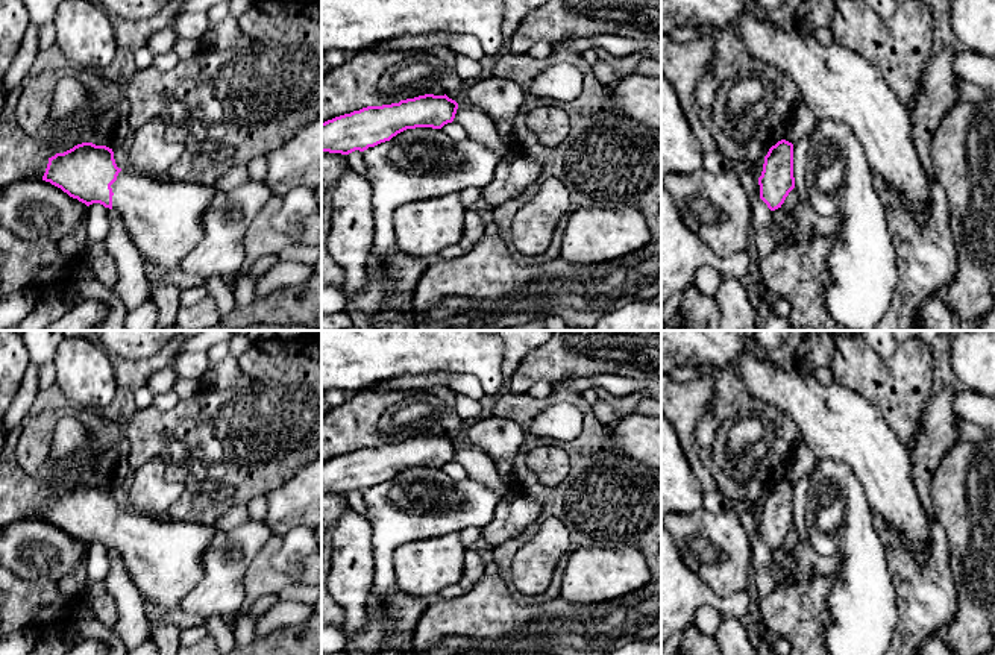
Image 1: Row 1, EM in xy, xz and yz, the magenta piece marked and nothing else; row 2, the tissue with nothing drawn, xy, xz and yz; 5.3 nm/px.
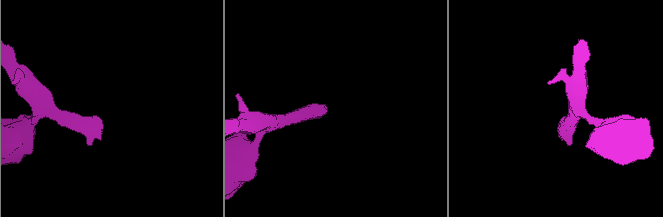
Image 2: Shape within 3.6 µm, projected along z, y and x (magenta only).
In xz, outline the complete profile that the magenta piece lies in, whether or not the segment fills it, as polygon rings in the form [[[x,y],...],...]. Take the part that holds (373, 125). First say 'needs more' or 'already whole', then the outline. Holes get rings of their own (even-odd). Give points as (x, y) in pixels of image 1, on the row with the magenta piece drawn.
already whole | [[[446,94],[367,106],[322,123],[322,152],[349,155],[390,141],[406,129],[441,129],[454,121],[457,109],[458,103]]]

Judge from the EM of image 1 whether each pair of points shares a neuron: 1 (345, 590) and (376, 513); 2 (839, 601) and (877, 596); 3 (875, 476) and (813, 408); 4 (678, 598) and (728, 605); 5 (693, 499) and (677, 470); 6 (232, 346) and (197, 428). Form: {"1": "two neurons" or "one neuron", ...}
{"1": "two neurons", "2": "one neuron", "3": "one neuron", "4": "one neuron", "5": "one neuron", "6": "two neurons"}

